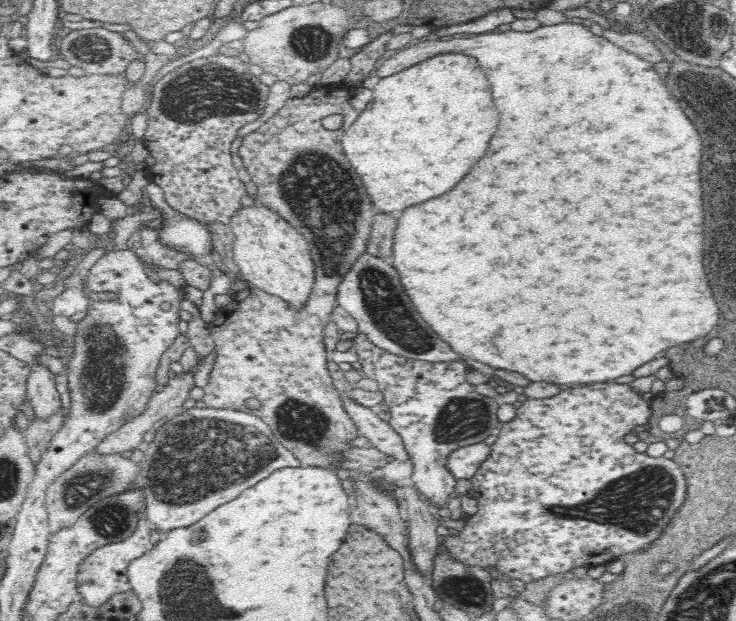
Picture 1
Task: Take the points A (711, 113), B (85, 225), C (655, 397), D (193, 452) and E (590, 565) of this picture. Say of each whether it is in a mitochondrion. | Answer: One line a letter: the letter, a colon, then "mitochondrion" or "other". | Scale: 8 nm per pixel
A: mitochondrion
B: other
C: other
D: mitochondrion
E: other

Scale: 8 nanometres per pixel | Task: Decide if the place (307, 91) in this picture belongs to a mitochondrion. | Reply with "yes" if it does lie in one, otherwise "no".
no

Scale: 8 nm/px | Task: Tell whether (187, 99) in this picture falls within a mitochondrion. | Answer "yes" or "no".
yes

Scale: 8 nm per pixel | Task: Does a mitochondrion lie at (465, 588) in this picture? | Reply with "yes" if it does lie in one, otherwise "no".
yes

